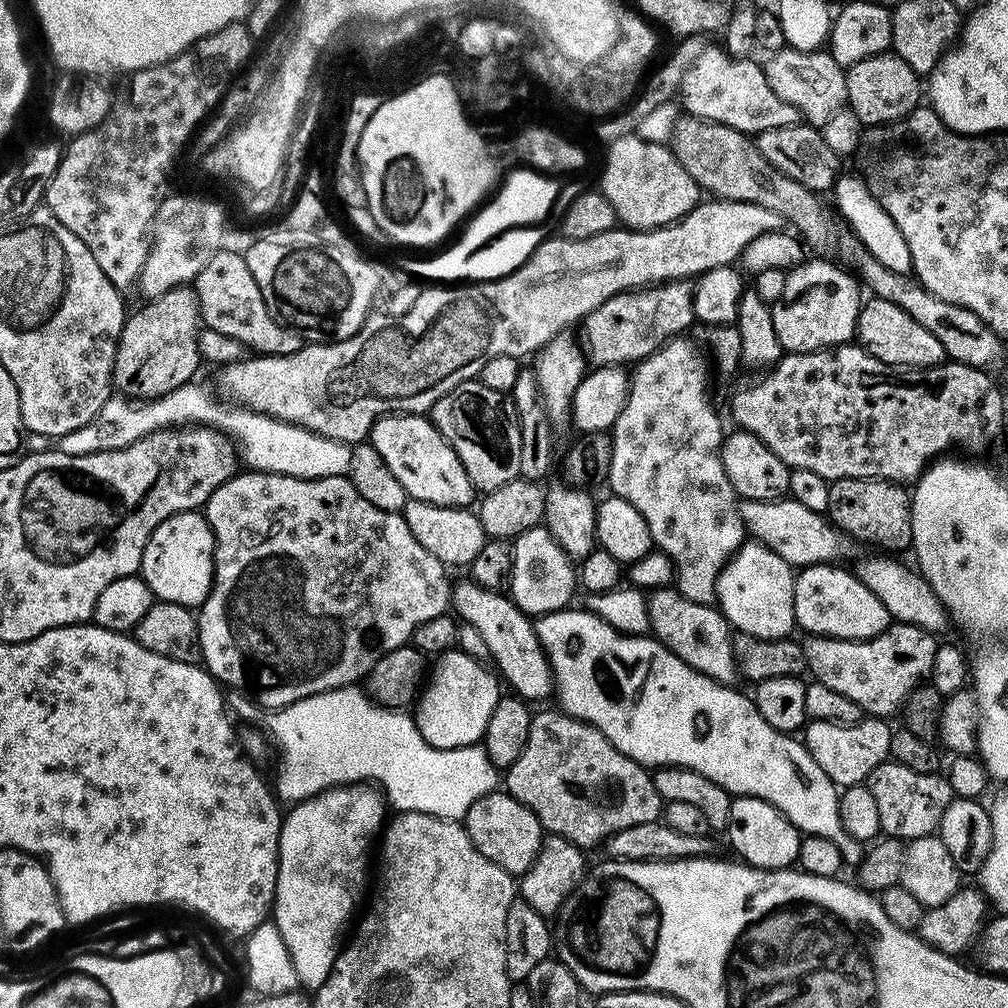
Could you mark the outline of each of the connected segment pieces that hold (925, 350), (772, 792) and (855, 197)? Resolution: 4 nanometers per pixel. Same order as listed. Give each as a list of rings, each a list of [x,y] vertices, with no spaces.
[[[868,298],[863,301],[860,316],[857,318],[855,335],[859,347],[878,358],[884,364],[899,366],[904,370],[923,370],[934,368],[945,363],[942,342],[926,330],[926,326],[918,326],[902,306],[894,306],[894,302],[886,302],[879,298]]]
[[[567,606],[561,608],[560,611],[551,610],[546,612],[534,624],[536,637],[540,639],[541,646],[548,653],[548,662],[554,673],[554,684],[558,689],[558,696],[560,692],[559,707],[567,716],[573,716],[576,720],[582,720],[585,724],[595,726],[619,752],[626,754],[631,760],[637,760],[638,763],[645,766],[689,768],[706,778],[710,778],[710,782],[722,786],[729,794],[753,796],[759,800],[770,802],[804,836],[821,836],[822,838],[830,838],[834,841],[841,839],[840,792],[838,791],[838,786],[825,774],[822,766],[818,766],[818,762],[814,762],[814,758],[808,753],[808,749],[804,747],[803,743],[795,735],[776,732],[774,726],[770,726],[770,722],[766,722],[766,718],[762,718],[762,714],[756,709],[755,699],[748,697],[747,700],[742,693],[734,692],[736,691],[735,689],[717,684],[715,680],[710,679],[708,676],[694,671],[689,664],[682,662],[682,658],[675,656],[659,640],[649,638],[647,635],[626,636],[622,632],[613,630],[605,620],[598,618],[592,612],[587,610],[579,612],[574,607]]]
[[[839,175],[832,187],[833,194],[841,216],[858,240],[856,242],[888,272],[896,275],[909,275],[914,268],[914,257],[910,254],[909,246],[906,245],[901,231],[887,214],[887,210],[871,193],[863,177]]]

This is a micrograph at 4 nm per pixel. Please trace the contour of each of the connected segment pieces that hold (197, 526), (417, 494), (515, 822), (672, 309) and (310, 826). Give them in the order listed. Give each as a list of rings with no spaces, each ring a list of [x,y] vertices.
[[[203,511],[179,512],[150,534],[140,563],[142,579],[157,601],[199,609],[212,589],[215,554],[216,539]]]
[[[417,413],[382,416],[372,425],[369,441],[411,499],[450,507],[469,507],[475,501],[476,490],[456,451],[427,417]]]
[[[494,790],[471,804],[462,823],[476,848],[487,860],[494,861],[513,876],[522,876],[531,869],[541,853],[544,829],[527,806],[502,790]]]
[[[669,282],[649,286],[640,291],[619,292],[614,298],[602,302],[602,306],[598,306],[589,316],[584,317],[578,328],[582,337],[582,352],[587,363],[592,366],[628,366],[628,363],[631,365],[633,362],[639,362],[655,352],[660,345],[673,339],[674,334],[683,333],[680,332],[683,328],[688,328],[694,323],[693,291],[691,283]]]
[[[325,790],[297,803],[293,807],[296,809],[283,817],[280,826],[274,923],[288,947],[297,981],[308,990],[321,988],[332,973],[341,947],[340,935],[360,900],[360,884],[351,880],[347,872],[368,848],[368,840],[362,833],[336,829],[336,816],[332,813],[336,804],[334,793]]]

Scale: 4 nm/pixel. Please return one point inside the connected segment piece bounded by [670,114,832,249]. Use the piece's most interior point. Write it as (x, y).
(726, 163)

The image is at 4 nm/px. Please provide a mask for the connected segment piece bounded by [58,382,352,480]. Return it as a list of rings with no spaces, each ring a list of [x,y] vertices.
[[[189,382],[156,397],[152,401],[139,401],[132,408],[133,401],[120,394],[107,400],[99,414],[86,426],[59,437],[59,451],[68,454],[94,453],[108,449],[128,448],[134,441],[157,429],[171,426],[207,425],[215,426],[236,438],[247,467],[255,471],[274,472],[282,476],[300,477],[303,480],[319,480],[322,477],[345,476],[350,466],[352,448],[326,439],[306,428],[283,423],[271,416],[252,412],[227,403],[212,401],[211,394],[197,382]]]

